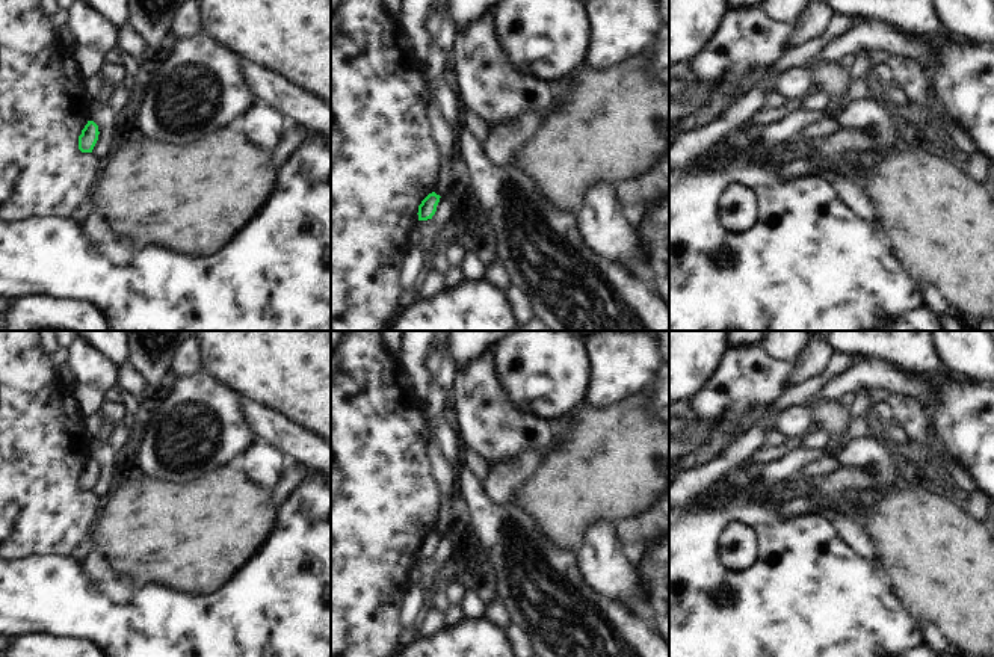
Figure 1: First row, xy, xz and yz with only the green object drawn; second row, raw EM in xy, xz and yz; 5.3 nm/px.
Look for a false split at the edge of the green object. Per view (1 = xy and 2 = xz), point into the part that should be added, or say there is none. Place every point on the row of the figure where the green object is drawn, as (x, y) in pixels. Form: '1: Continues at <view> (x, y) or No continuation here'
1: No continuation here
2: No continuation here

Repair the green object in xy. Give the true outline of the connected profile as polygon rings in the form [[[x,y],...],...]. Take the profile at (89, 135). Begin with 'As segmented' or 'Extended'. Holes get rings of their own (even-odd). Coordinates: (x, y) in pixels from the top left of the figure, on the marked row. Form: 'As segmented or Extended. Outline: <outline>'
As segmented. Outline: [[[88,121],[82,134],[79,136],[79,150],[82,153],[92,153],[97,140],[98,140],[98,125],[94,121]]]

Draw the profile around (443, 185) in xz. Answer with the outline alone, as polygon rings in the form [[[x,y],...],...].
[[[440,160],[438,183],[437,183],[437,187],[434,190],[440,196],[444,196],[450,187],[449,171],[450,171],[450,160]]]

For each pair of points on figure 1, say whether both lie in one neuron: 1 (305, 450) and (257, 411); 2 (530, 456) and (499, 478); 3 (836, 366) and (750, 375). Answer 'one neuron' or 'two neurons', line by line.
1: one neuron
2: one neuron
3: two neurons

